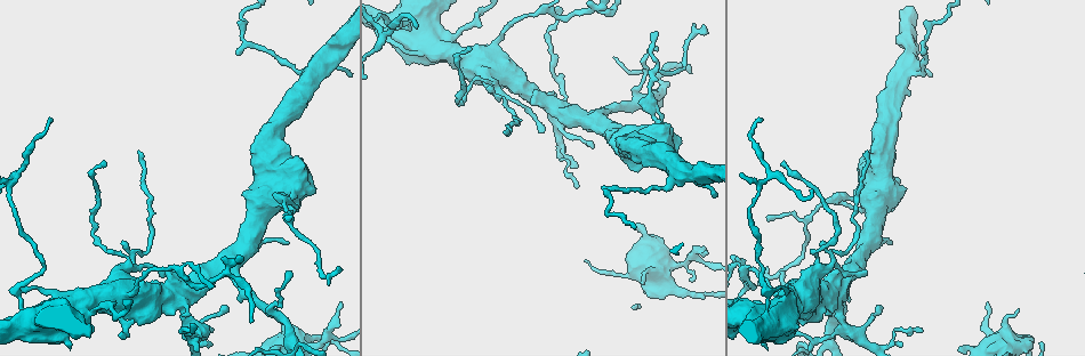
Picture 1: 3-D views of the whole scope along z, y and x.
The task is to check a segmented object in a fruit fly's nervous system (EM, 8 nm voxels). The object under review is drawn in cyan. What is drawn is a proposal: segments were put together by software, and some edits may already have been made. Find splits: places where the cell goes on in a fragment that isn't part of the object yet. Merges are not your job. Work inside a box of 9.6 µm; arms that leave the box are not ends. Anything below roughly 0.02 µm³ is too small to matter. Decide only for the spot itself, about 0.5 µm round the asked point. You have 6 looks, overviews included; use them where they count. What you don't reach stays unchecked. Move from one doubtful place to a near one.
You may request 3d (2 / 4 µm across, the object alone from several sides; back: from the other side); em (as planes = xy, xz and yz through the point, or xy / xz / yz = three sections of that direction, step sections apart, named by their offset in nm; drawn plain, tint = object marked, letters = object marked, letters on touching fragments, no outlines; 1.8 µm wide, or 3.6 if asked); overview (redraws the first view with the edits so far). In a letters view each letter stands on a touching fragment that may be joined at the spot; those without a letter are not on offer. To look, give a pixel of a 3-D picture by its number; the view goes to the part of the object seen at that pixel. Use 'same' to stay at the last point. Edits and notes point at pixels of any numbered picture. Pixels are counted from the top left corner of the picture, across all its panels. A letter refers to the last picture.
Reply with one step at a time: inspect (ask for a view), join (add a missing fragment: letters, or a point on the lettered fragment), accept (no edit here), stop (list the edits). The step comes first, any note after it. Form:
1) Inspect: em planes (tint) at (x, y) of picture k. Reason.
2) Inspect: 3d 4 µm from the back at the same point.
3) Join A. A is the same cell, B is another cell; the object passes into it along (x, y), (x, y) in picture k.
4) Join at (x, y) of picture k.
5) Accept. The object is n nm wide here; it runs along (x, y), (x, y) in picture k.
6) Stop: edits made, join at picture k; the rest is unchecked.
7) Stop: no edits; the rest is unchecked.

Inspect: 3d 4 µm at (1019, 308) of picture 1. An open end.

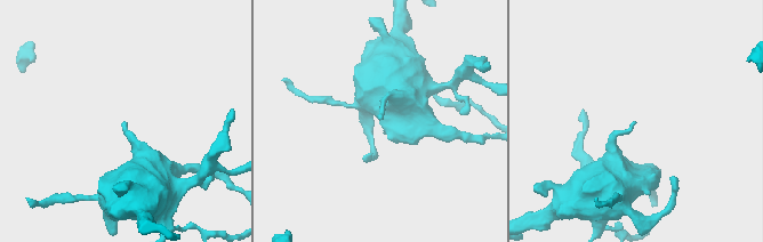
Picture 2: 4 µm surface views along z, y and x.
Inspect: em planes (letters) at (635, 123) of picture 2.

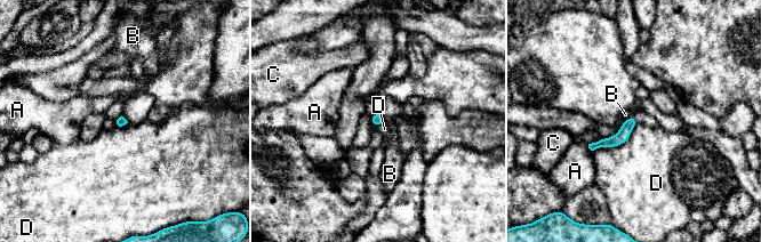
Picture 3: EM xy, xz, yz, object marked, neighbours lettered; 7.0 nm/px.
Accept. A, B, C and D are other cells; it runs along (632, 119), (615, 140), (592, 146) in picture 3; none of them fits.

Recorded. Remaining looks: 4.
Inspect: 3d 4 µm at (818, 267) of picture 1. Abrupt turn.

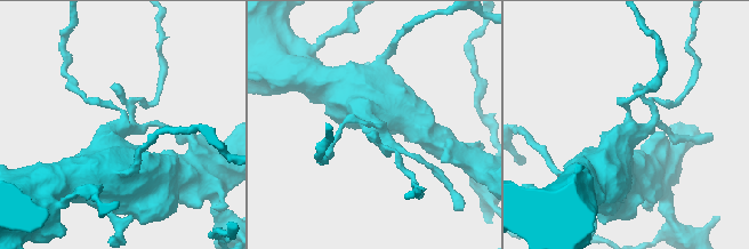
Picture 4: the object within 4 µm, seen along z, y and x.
Inspect: em 3.6 µm planes (plain) at (117, 125) of picture 4.

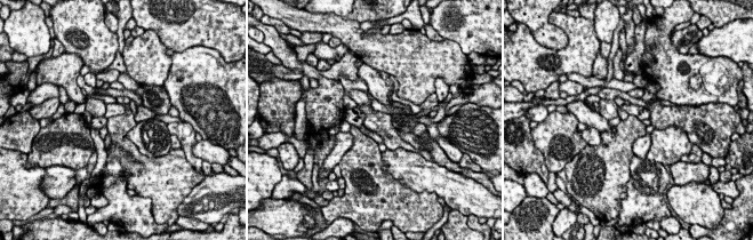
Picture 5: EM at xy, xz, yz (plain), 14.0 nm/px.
Inspect: em 3.6 µm planes (letters) at the same point.

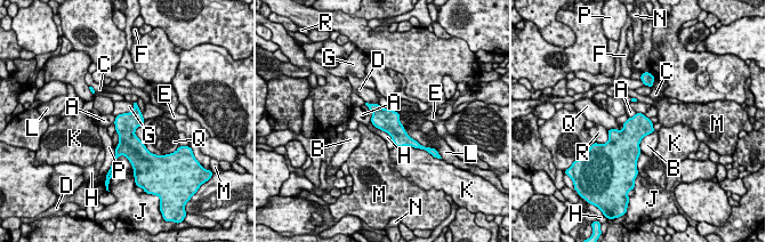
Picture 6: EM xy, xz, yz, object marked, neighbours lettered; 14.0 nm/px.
Accept. The object is 320 nm wide here; the longest contact is with Q, 460 nm; A, B, C, D, E, F, G, H, J, K, L, M, N, P, Q and R are other cells; no lettered fragment goes on from it.

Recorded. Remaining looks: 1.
Stop: no edits; the rest is unchecked.

